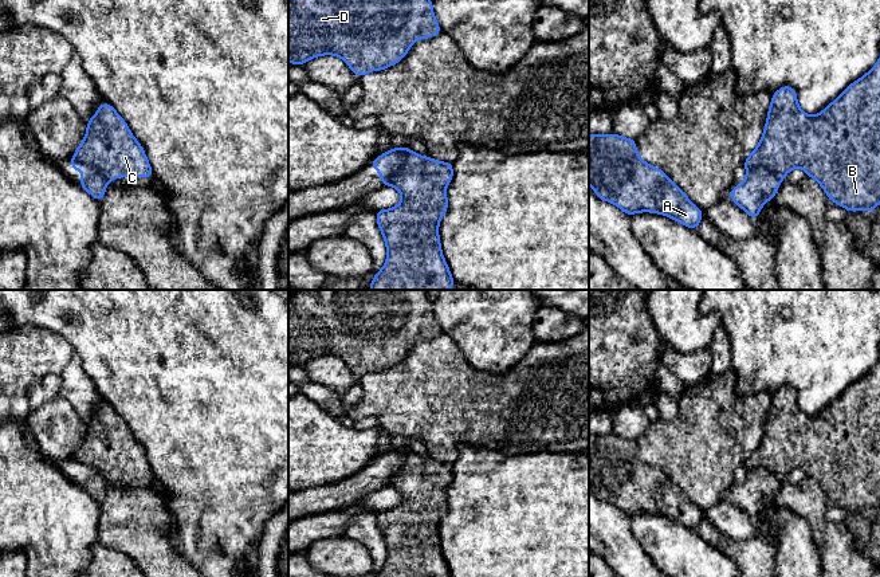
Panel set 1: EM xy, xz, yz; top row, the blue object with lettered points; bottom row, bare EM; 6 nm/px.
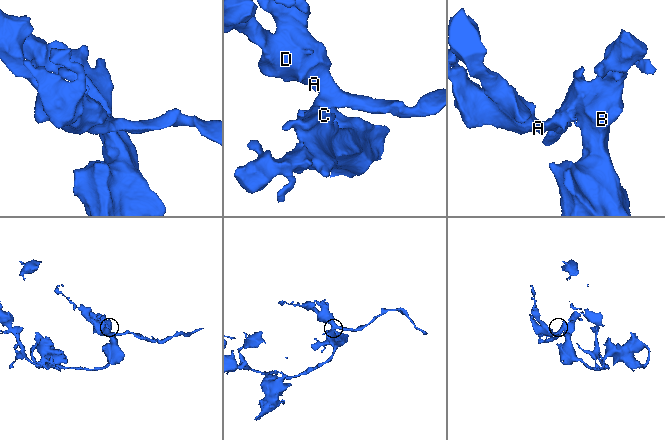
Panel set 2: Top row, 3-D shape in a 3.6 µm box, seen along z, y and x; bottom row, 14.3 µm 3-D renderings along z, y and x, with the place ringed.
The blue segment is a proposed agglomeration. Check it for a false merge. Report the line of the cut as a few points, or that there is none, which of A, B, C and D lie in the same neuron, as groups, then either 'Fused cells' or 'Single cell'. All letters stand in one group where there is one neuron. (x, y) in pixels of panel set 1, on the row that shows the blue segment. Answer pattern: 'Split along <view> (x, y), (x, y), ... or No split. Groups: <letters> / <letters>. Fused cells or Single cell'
Split along xz (405, 146), (403, 161), (388, 184). Groups: A D / B C. Fused cells

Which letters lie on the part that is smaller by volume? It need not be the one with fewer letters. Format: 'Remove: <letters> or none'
Remove: A, D

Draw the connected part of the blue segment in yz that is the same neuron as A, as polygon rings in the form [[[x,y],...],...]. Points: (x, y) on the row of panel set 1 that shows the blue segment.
[[[616,133],[589,134],[589,184],[598,199],[617,205],[629,216],[652,212],[698,229],[704,215],[661,169],[639,157],[636,140]]]

